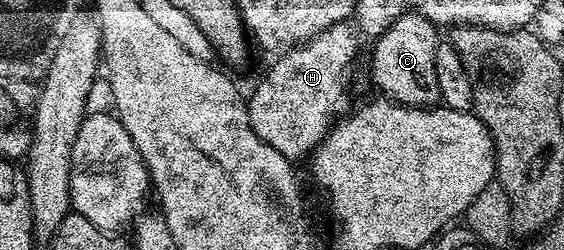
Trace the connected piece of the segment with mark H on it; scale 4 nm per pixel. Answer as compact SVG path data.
M352 23L336 24L305 44L276 57L277 65L265 72L253 93L248 93L249 125L267 146L275 146L290 162L312 157L338 115L337 107L349 88L357 47L363 43Z

